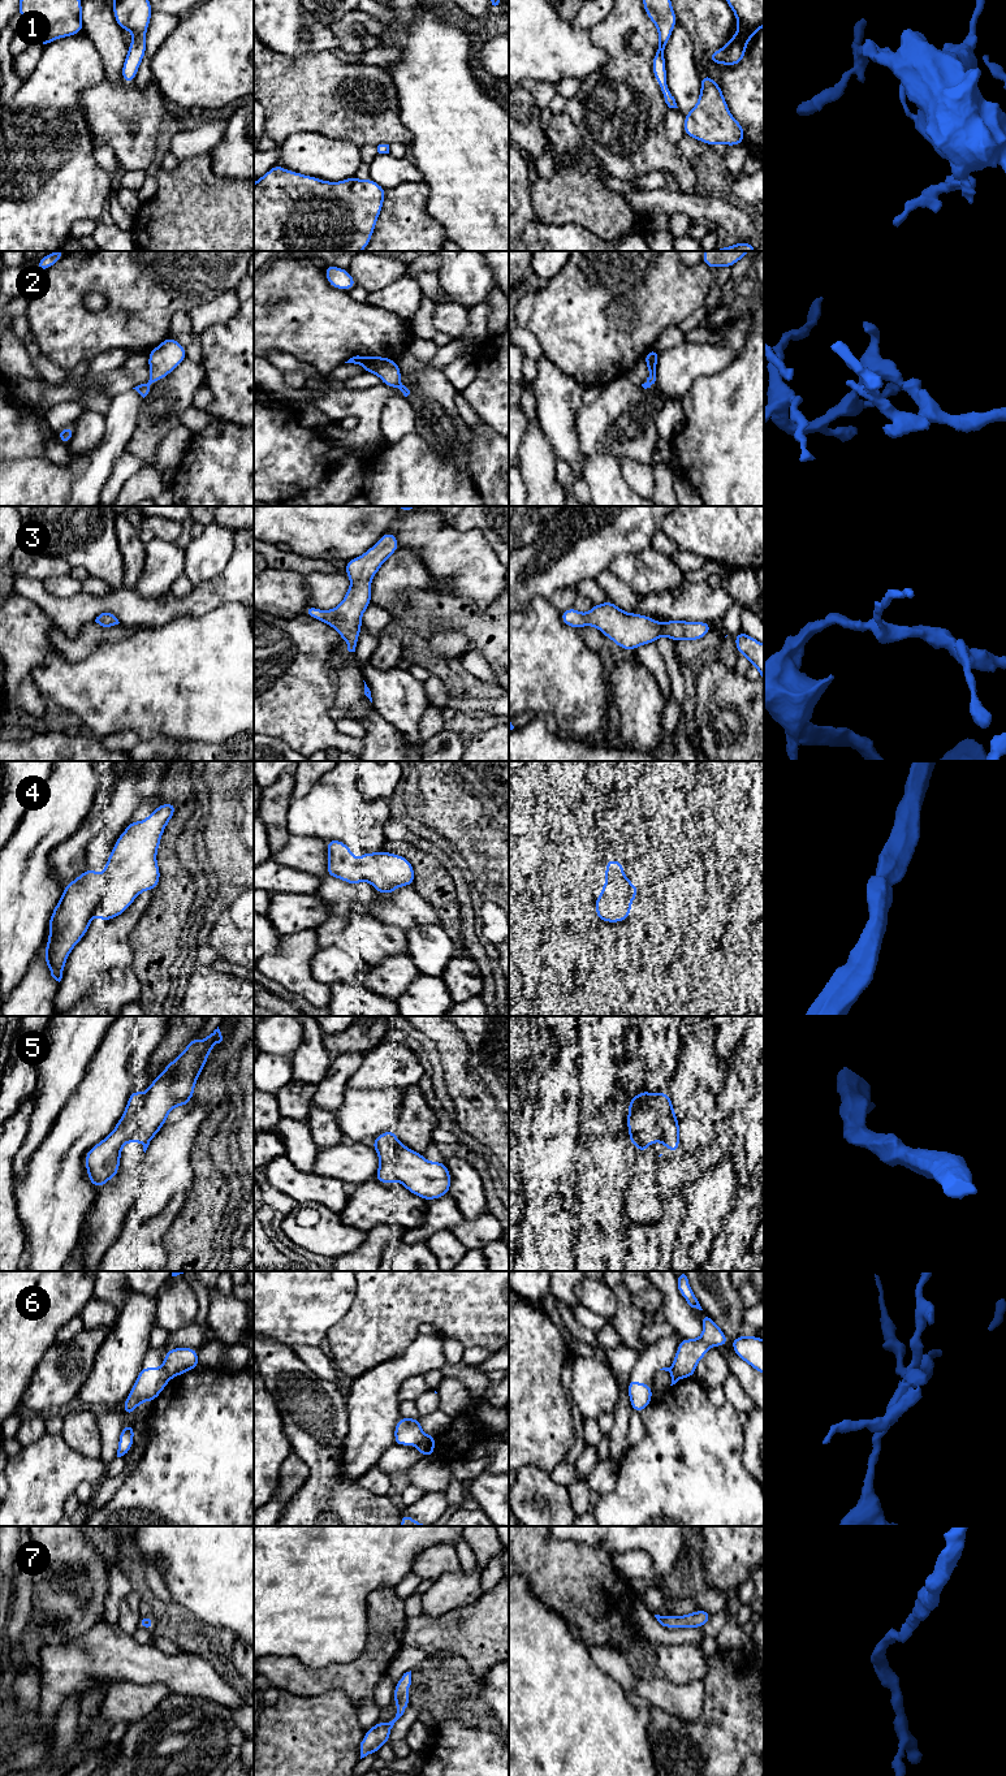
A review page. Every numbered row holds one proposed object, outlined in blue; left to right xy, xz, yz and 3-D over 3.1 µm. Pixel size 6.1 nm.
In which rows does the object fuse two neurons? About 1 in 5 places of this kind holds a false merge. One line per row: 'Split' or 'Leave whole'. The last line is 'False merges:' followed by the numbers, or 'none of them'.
1: Leave whole
2: Leave whole
3: Leave whole
4: Leave whole
5: Leave whole
6: Split
7: Leave whole
False merges: 6

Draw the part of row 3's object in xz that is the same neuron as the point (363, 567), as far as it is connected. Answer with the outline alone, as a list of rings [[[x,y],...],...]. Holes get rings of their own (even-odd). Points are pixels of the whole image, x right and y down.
[[[385,532],[364,554],[346,562],[345,574],[351,584],[338,606],[332,610],[320,610],[307,605],[305,614],[333,627],[347,643],[347,651],[355,652],[362,615],[371,605],[371,580],[383,563],[398,550],[394,533]]]

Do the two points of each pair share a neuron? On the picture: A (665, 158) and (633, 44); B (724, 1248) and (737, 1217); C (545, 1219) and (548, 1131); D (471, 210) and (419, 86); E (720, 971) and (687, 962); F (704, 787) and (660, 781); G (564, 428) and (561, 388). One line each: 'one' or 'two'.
A: one
B: one
C: one
D: one
E: two
F: two
G: one

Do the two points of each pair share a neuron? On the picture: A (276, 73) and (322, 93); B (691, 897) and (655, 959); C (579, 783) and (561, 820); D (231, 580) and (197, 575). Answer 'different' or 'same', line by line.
A: same
B: same
C: same
D: different

